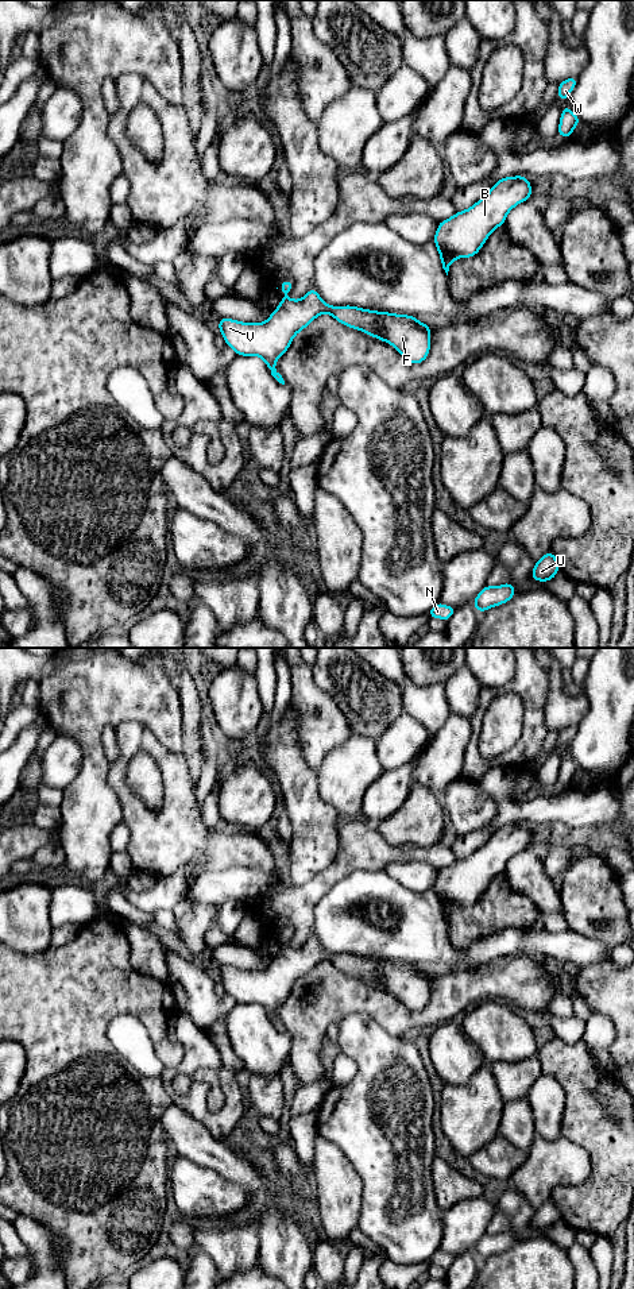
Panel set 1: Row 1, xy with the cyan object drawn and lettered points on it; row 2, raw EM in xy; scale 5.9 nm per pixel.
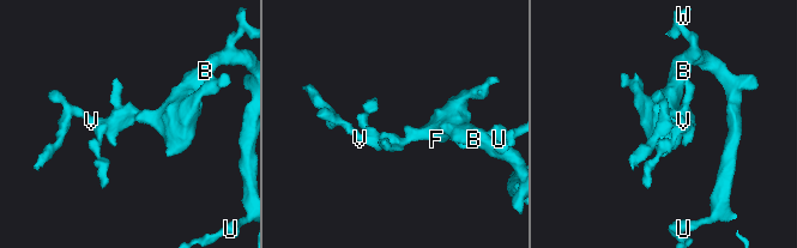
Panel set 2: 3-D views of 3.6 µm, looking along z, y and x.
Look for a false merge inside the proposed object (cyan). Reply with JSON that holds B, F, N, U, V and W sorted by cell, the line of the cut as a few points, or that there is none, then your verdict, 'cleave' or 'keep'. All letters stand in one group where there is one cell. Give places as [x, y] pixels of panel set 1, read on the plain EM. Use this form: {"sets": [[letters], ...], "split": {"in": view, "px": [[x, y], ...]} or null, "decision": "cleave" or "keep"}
{"sets": [["B", "F", "N", "U", "V", "W"]], "split": null, "decision": "keep"}

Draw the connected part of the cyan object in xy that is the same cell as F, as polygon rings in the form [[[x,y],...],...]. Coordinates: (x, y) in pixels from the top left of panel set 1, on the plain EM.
[[[285,927],[279,937],[285,943],[264,970],[243,970],[220,965],[219,979],[225,992],[237,1003],[260,1004],[271,1023],[282,1033],[285,1029],[275,1018],[277,1008],[289,997],[294,984],[322,961],[329,961],[348,976],[390,991],[411,1012],[422,1011],[430,1000],[433,976],[418,969],[415,964],[352,953],[332,954],[321,948],[314,935],[301,948],[290,948],[286,942],[293,937],[291,927]]]

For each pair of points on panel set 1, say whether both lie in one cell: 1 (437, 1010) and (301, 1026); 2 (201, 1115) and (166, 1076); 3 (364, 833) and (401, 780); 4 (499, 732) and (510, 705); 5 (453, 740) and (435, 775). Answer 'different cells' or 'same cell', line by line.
1: same cell
2: same cell
3: different cells
4: same cell
5: same cell

